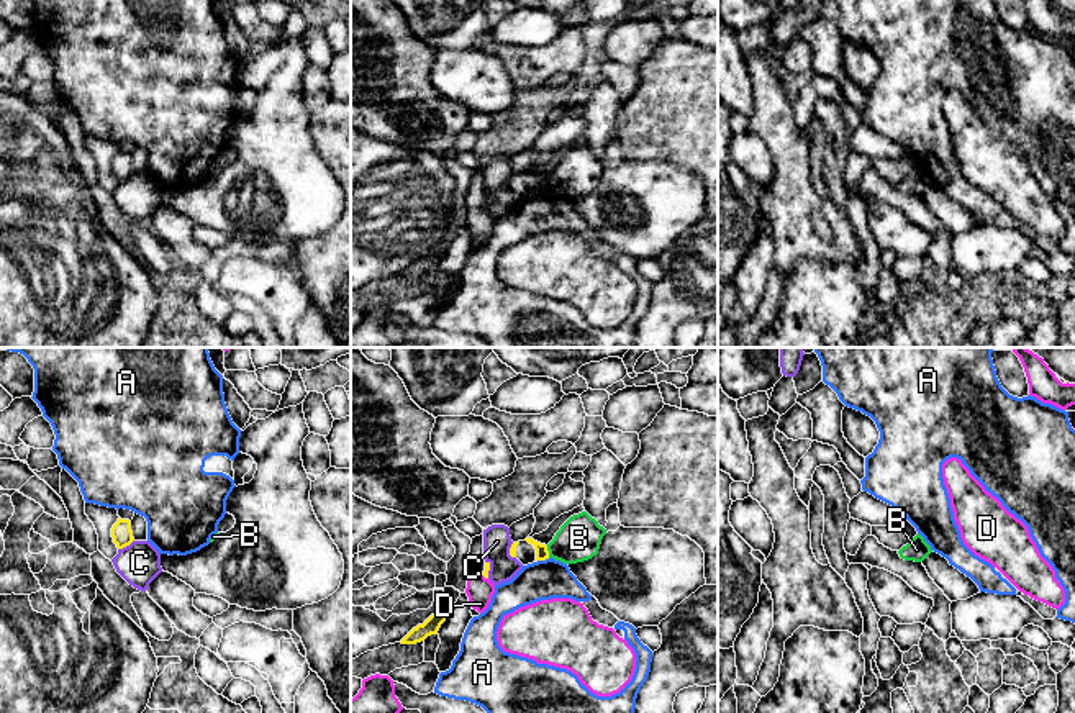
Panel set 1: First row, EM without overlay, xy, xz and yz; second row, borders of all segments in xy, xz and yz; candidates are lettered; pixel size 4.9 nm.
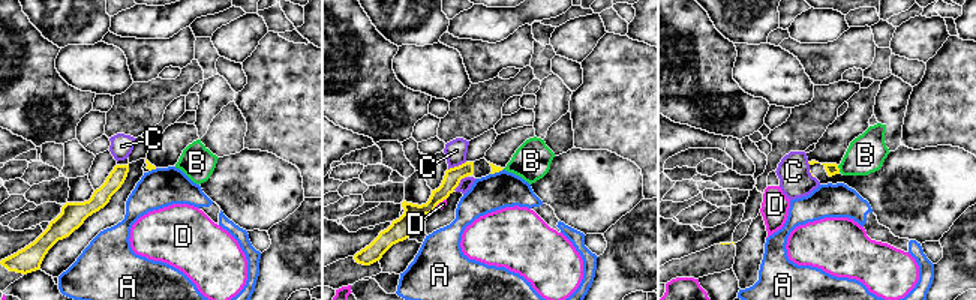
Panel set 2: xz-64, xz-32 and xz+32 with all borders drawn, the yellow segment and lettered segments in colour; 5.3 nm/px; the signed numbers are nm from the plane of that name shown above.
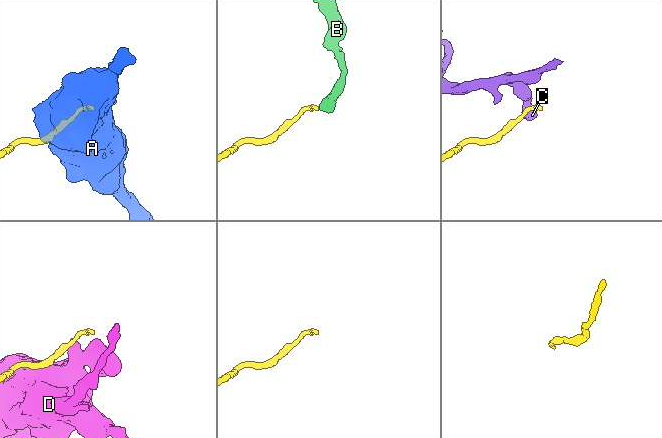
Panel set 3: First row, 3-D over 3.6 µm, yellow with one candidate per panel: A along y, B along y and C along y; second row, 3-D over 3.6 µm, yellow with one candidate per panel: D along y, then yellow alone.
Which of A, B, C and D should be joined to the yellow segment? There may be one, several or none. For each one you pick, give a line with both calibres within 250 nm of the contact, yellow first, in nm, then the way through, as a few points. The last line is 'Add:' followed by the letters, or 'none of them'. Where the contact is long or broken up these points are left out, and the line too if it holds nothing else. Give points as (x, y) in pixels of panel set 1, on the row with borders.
Add: none of them

